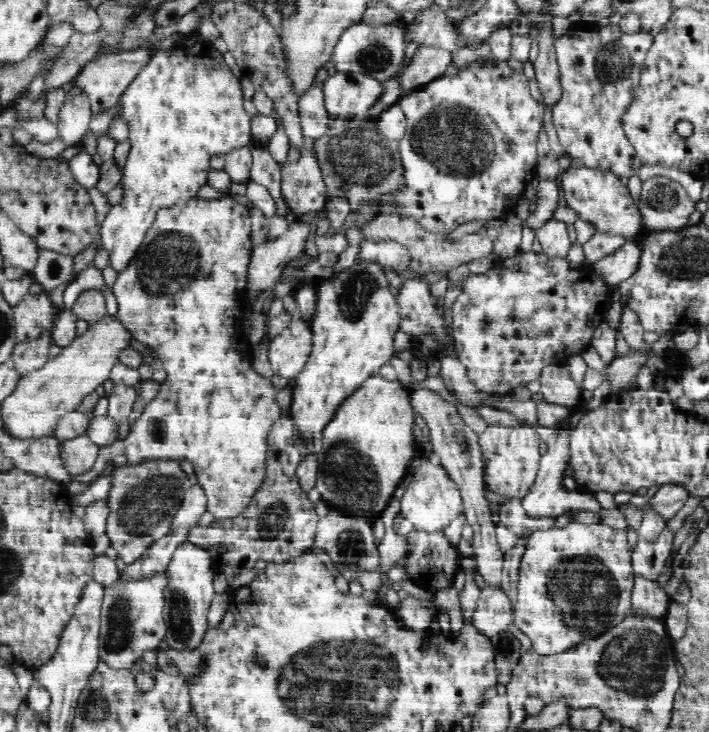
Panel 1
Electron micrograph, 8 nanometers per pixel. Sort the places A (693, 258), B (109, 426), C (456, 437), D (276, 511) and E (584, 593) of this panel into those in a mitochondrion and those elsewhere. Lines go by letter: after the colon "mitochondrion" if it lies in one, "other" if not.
A: mitochondrion
B: other
C: mitochondrion
D: mitochondrion
E: mitochondrion

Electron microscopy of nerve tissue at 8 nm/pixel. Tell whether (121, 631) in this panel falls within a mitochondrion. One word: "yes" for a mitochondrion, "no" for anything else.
yes

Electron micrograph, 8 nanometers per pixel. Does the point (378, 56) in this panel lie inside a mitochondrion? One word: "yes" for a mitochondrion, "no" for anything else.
yes

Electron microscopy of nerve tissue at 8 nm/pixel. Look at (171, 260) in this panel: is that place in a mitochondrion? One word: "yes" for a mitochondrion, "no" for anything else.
yes

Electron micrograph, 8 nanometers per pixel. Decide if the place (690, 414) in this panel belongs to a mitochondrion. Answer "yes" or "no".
no

